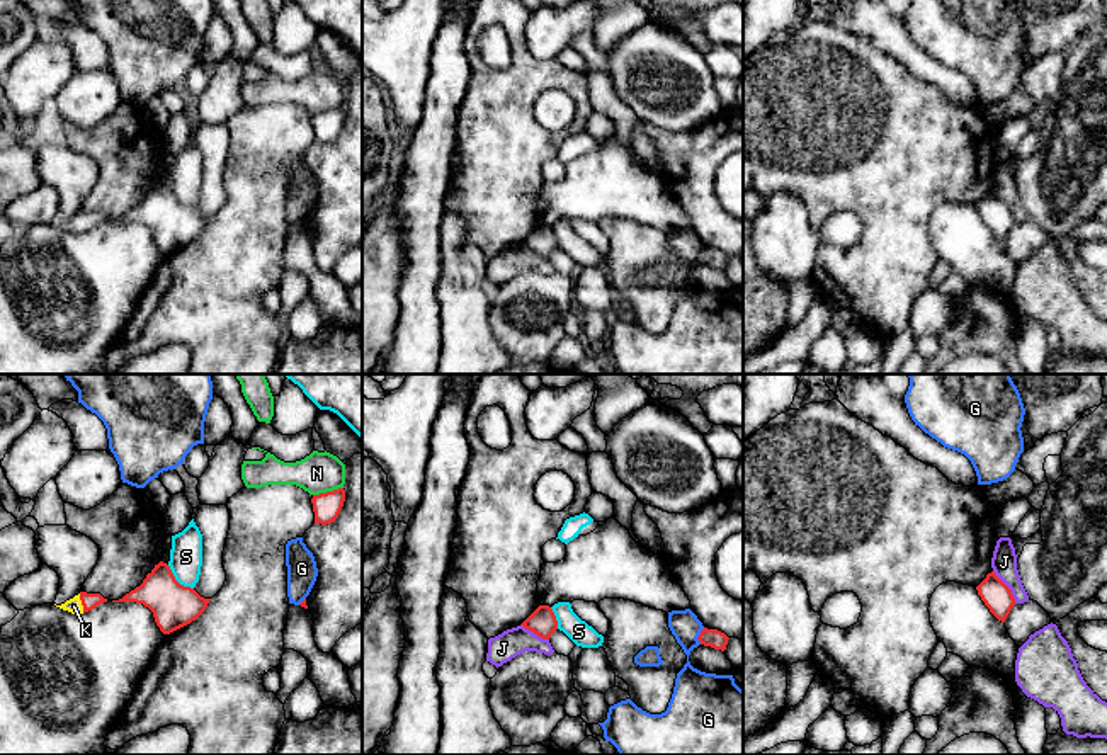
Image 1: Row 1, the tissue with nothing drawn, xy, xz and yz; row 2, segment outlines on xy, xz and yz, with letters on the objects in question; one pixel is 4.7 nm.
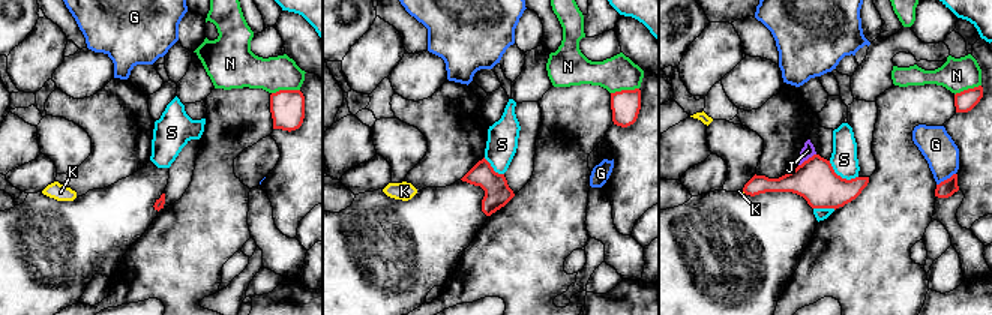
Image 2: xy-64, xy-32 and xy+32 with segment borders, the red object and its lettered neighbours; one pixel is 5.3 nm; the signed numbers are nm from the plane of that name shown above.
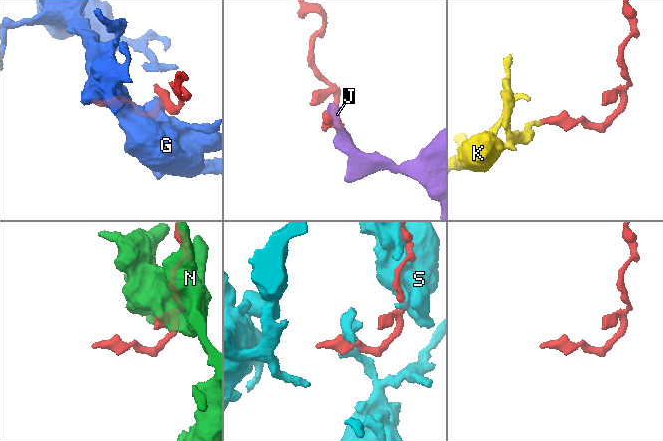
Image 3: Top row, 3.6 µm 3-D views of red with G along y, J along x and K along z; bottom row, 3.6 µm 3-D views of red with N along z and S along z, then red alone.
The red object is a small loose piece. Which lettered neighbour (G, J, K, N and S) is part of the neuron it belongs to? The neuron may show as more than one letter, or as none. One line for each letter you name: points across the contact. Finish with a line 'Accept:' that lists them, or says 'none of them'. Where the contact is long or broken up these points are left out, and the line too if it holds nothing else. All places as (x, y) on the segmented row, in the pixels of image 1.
K: way xy (89, 601), (82, 602), (73, 606)
Accept: K

